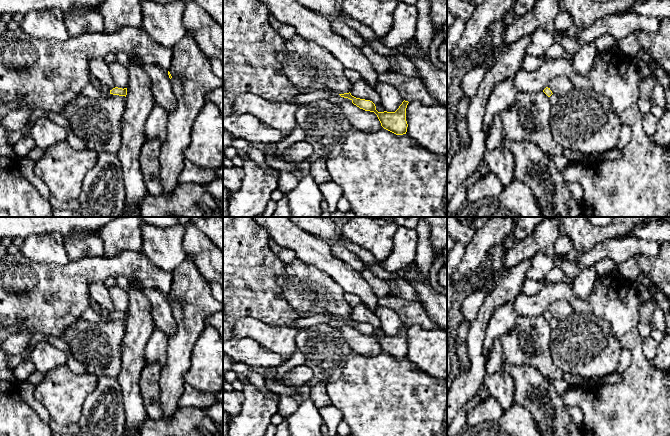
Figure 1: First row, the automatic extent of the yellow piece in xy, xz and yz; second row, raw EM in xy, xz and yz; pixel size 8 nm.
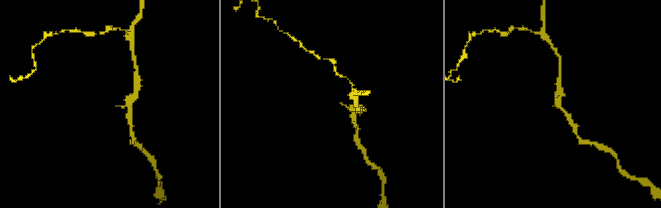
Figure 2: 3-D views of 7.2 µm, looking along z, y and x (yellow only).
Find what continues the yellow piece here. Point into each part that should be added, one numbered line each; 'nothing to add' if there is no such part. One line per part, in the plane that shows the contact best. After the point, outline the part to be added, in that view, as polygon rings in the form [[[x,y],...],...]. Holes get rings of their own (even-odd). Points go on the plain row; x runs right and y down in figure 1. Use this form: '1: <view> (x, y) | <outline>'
nothing to add

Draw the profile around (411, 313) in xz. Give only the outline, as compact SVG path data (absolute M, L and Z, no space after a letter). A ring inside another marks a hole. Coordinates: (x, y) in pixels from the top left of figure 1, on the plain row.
M387 296L378 299L379 306L395 311L401 321L408 326L418 325L422 328L434 328L437 324L426 312L423 305L417 301L407 301L402 298Z

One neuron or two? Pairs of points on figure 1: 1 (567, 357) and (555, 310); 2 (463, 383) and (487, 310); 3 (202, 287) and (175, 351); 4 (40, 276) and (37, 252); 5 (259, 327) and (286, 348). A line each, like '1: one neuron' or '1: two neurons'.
1: two neurons
2: one neuron
3: one neuron
4: two neurons
5: one neuron

